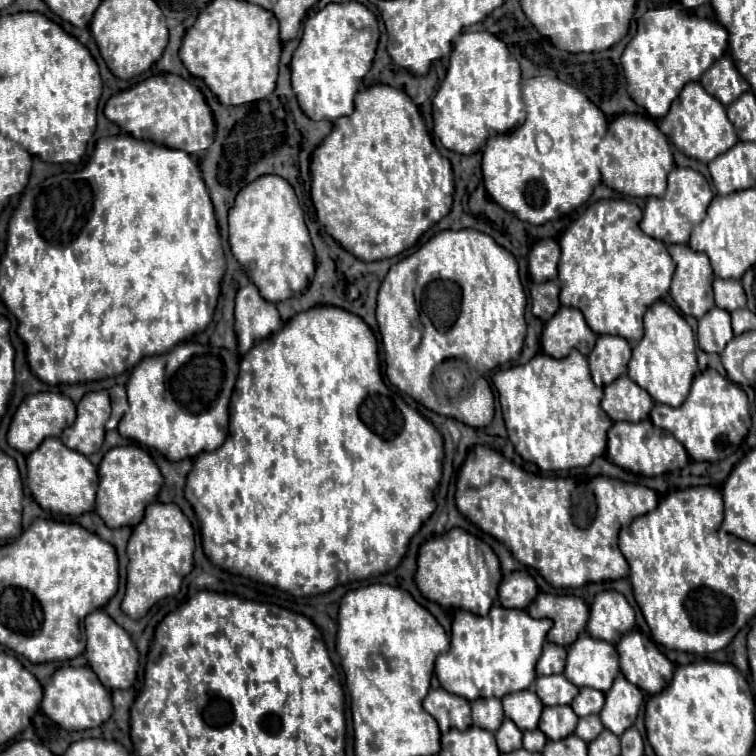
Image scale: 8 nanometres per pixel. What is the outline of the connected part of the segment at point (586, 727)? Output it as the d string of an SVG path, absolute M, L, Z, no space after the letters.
M590 714L590 716L584 716L578 720L578 726L576 726L576 736L582 738L584 742L592 742L600 732L602 732L602 722L596 714Z

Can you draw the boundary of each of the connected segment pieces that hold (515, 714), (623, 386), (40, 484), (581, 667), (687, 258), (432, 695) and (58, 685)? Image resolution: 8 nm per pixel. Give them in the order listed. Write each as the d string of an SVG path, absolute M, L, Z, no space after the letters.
M522 690L522 692L508 694L502 698L502 706L504 706L506 718L516 722L516 726L520 726L522 732L538 728L538 720L544 706L536 696L536 692Z
M620 376L612 384L604 386L602 408L612 420L640 422L648 418L654 400L646 390L636 386L628 376Z
M48 438L36 452L28 456L28 488L42 510L80 516L94 510L98 472L86 456L66 448L58 438Z
M582 634L568 648L564 676L578 688L608 692L618 672L618 652L604 640L594 640L588 634Z
M680 244L668 246L668 252L676 266L670 296L674 298L682 314L702 318L710 308L714 308L714 294L712 294L714 274L708 256Z
M442 688L428 692L424 700L424 710L438 722L442 734L446 734L450 728L466 730L472 726L470 702Z
M64 666L54 672L50 682L44 686L44 698L42 698L42 712L62 726L64 730L86 730L96 728L104 724L112 716L112 702L110 692L100 684L96 674L84 666L84 668L72 668Z

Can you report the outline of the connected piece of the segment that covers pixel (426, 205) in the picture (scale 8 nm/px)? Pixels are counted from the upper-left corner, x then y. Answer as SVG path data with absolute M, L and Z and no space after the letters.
M376 84L360 90L354 104L354 114L338 118L332 132L312 154L310 194L326 232L356 258L372 262L402 254L414 246L430 226L440 222L452 208L454 182L450 162L442 158L432 144L422 116L406 92Z

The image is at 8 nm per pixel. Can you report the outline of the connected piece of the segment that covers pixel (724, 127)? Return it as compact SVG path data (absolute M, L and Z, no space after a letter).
M690 82L684 86L684 90L680 92L680 96L672 102L670 112L658 120L660 130L664 130L664 134L668 134L668 140L686 156L700 160L700 162L710 162L716 156L724 154L726 150L730 150L736 142L738 142L738 134L732 126L732 122L728 122L726 116L726 108L722 106L722 102L718 102L714 96L710 96L700 82Z

